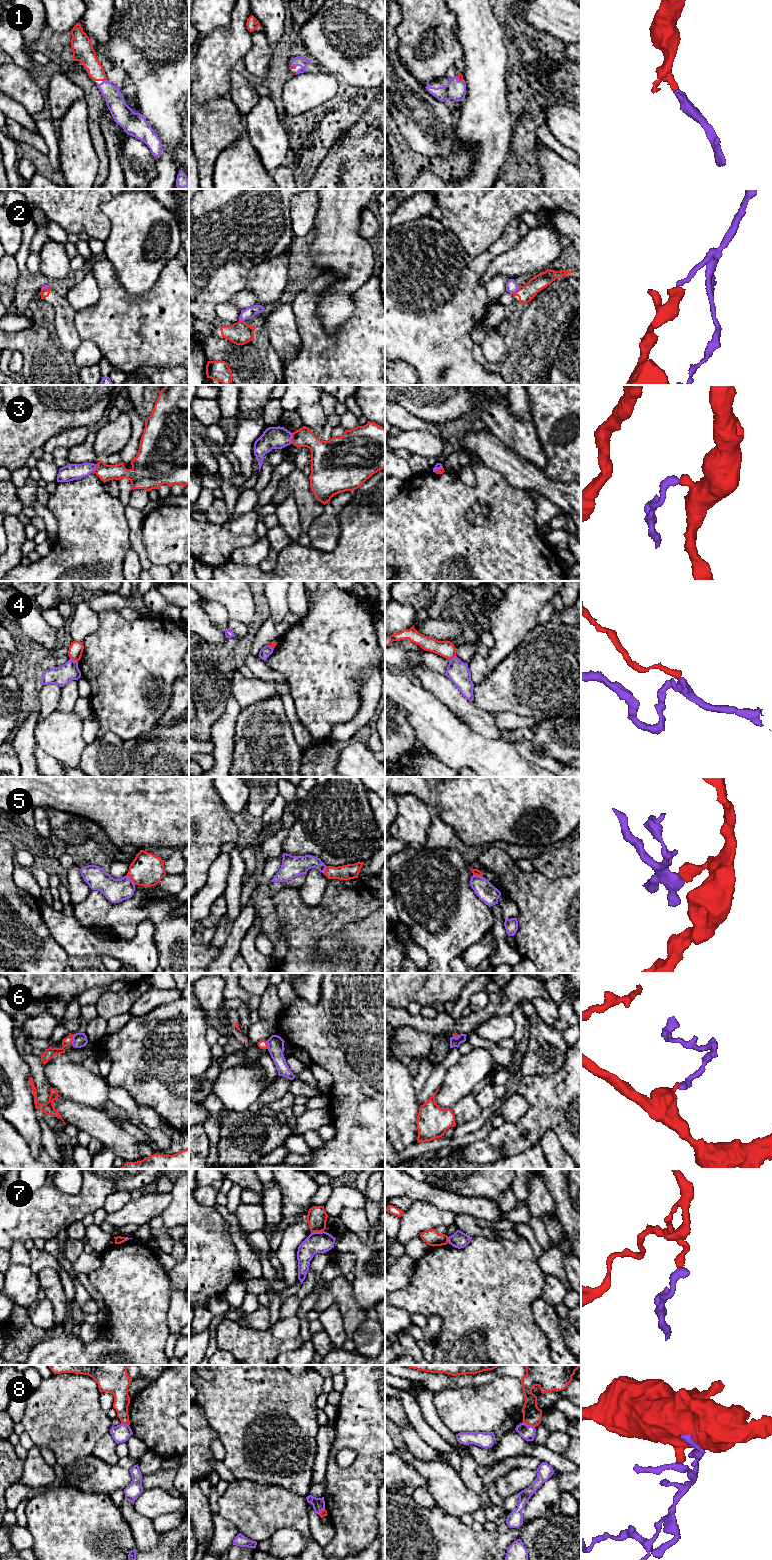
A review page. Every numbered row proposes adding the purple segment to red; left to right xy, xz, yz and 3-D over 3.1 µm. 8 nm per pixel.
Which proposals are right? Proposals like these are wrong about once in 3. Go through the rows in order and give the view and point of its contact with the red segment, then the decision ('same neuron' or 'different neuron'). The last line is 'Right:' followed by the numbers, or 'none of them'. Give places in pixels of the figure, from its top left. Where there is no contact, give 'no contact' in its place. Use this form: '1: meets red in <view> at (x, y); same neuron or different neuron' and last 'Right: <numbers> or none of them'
1: meets red in xy at (104, 80); same neuron
2: meets red in yz at (517, 290); different neuron
3: meets red in xz at (291, 438); different neuron
4: meets red in xy at (74, 660); different neuron
5: meets red in xy at (130, 878); different neuron
6: meets red in xy at (72, 1039); different neuron
7: meets red in xz at (317, 1231); different neuron
8: meets red in yz at (528, 1424); different neuron
Right: 1

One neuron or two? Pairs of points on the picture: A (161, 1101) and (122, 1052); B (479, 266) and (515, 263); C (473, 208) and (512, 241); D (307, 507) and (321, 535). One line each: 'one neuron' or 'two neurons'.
A: one neuron
B: two neurons
C: two neurons
D: two neurons

